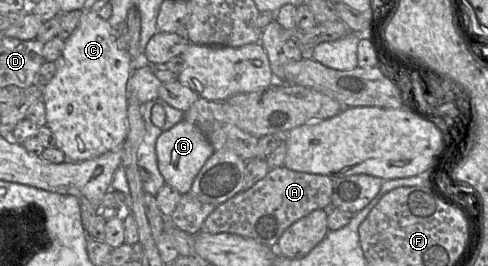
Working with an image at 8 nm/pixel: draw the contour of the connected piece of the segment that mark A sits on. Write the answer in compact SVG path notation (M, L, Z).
M276 167L249 189L219 204L204 221L201 232L232 233L274 249L283 232L294 222L314 210L331 207L332 189L333 180L326 175Z

